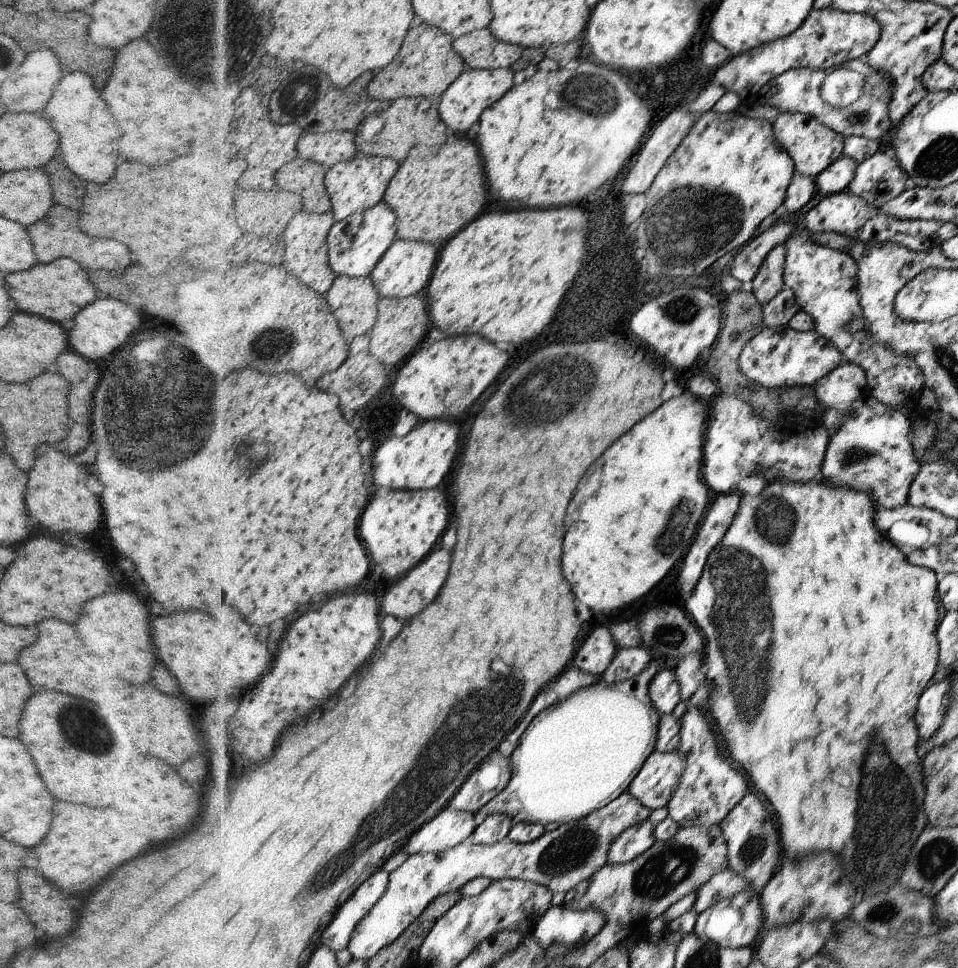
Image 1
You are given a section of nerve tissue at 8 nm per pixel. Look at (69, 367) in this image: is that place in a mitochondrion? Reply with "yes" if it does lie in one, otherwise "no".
no

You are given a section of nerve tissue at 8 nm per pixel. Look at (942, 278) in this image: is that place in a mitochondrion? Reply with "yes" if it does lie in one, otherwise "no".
no

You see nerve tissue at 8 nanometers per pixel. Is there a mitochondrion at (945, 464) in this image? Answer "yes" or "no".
no

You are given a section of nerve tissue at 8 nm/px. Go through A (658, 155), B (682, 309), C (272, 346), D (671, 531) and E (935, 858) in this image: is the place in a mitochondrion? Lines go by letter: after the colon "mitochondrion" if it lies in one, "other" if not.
A: other
B: mitochondrion
C: mitochondrion
D: mitochondrion
E: mitochondrion

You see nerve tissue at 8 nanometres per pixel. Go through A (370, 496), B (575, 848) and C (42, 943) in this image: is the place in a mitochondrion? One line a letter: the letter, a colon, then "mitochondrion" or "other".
A: other
B: mitochondrion
C: other

